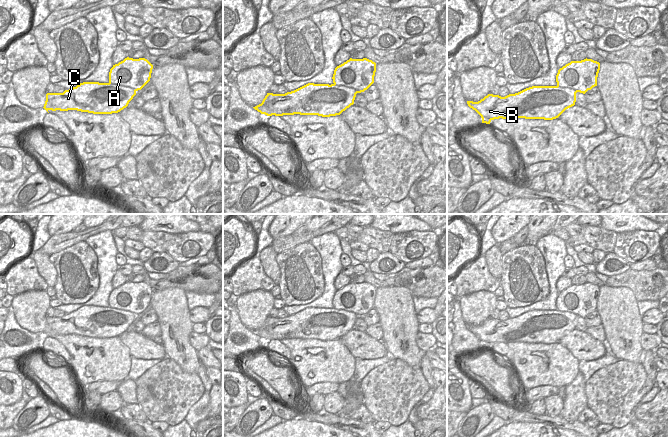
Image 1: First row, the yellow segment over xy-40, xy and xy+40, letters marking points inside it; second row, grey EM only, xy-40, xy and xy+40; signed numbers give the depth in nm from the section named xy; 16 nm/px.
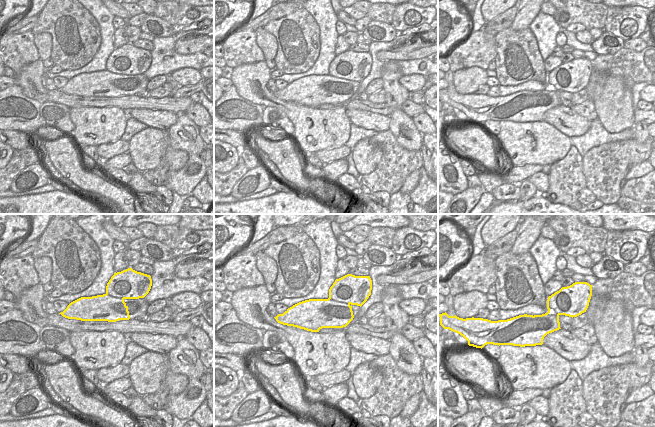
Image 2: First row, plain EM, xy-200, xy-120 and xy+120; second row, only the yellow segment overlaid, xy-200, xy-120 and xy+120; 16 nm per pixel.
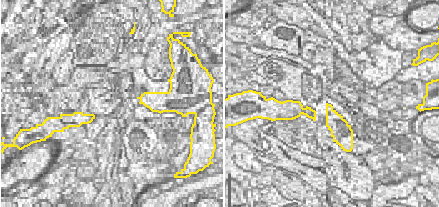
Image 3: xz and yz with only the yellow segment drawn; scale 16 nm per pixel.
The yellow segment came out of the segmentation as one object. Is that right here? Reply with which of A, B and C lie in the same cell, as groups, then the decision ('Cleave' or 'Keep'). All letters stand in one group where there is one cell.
Groups: A / B C. Cleave

